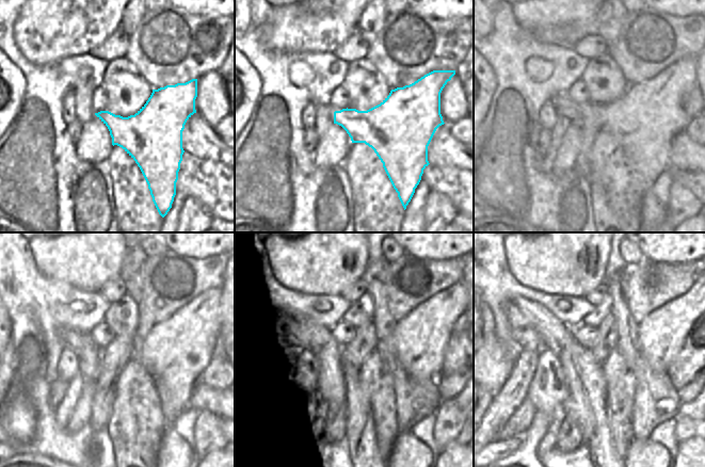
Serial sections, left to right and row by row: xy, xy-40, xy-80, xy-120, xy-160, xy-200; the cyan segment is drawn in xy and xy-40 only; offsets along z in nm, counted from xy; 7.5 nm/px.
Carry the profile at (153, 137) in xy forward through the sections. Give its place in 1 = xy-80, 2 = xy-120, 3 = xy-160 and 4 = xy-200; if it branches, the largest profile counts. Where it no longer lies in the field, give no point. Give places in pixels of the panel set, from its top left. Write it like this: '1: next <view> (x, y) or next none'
1: next xy-80 (644, 121)
2: next xy-120 (176, 351)
3: next xy-160 (420, 338)
4: next xy-200 (661, 334)

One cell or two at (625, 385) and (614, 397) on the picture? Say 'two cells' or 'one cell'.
two cells

